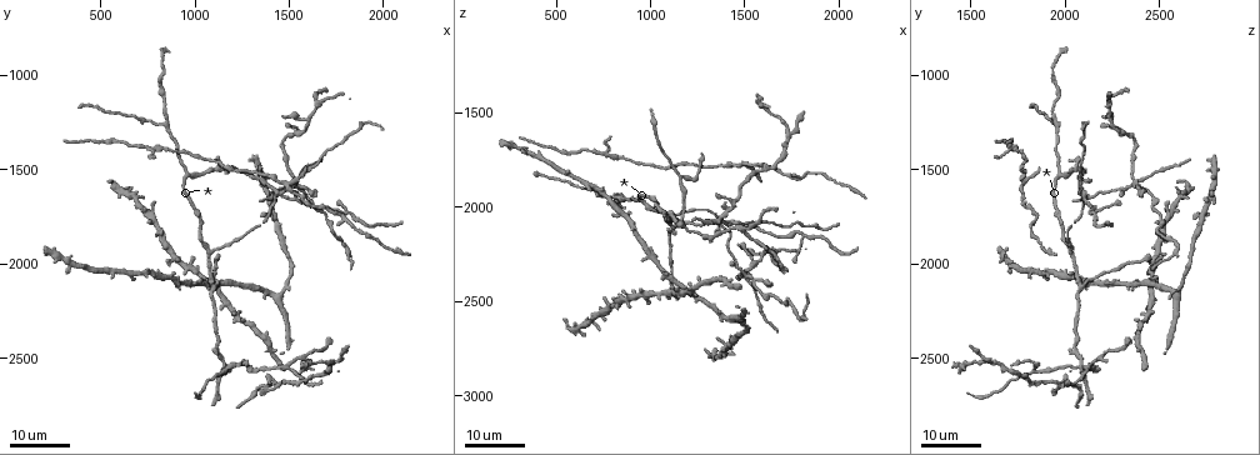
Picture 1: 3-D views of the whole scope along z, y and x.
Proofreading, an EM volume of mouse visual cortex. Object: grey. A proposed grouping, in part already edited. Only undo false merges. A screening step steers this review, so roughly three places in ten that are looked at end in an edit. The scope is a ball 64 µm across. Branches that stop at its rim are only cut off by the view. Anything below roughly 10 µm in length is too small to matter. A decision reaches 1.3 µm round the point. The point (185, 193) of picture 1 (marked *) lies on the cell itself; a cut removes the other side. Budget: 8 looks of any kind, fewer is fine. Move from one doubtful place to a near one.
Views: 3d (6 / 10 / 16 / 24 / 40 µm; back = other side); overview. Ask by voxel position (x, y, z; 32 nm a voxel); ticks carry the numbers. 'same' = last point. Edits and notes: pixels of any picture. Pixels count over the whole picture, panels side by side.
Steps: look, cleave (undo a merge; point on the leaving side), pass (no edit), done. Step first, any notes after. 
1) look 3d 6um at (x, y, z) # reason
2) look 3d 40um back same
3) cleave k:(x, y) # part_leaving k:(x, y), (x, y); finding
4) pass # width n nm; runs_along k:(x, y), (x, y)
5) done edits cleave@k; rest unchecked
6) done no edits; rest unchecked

look 3d 24um at (970, 1520, 1980) # a fork

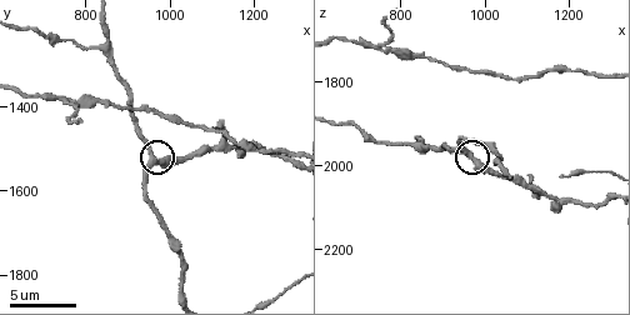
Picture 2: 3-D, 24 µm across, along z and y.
look 3d 10um at (980, 1535, 1985) # closer look

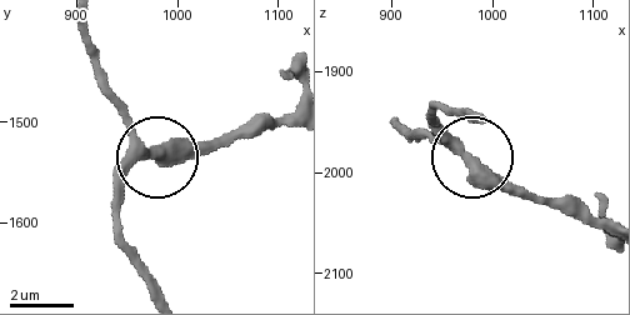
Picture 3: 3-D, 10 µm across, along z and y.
pass # width 350 nm; runs_along 3:(126, 243), (120, 188), (129, 173), (153, 156), (215, 150); continuous, no second cell

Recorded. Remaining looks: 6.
look 3d 10um at (840, 1260, 1950)

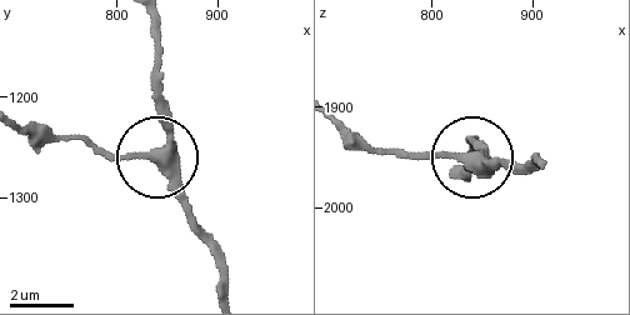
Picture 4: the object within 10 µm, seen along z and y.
pass # width 370 nm; runs_along 4:(230, 288), (224, 256), (160, 159), (165, 73); continuous, no second cell

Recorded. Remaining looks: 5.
look 3d 10um at (785, 1385, 1730) # sudden change in width

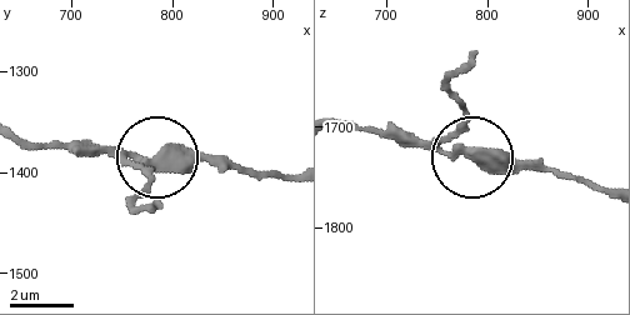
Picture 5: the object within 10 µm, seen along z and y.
look 3d 6um at (788, 1390, 1730)

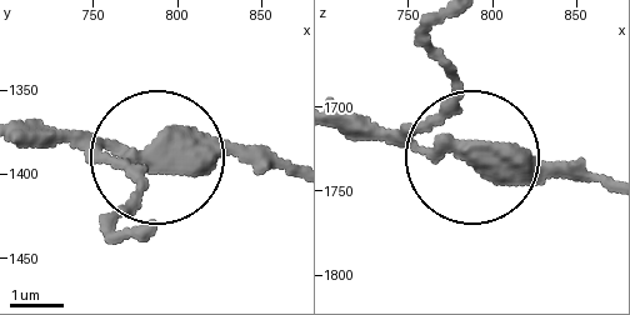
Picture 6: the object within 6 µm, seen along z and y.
pass # one cell here

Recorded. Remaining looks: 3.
look 3d 16um at (1160, 2540, 2080) # four arms meet

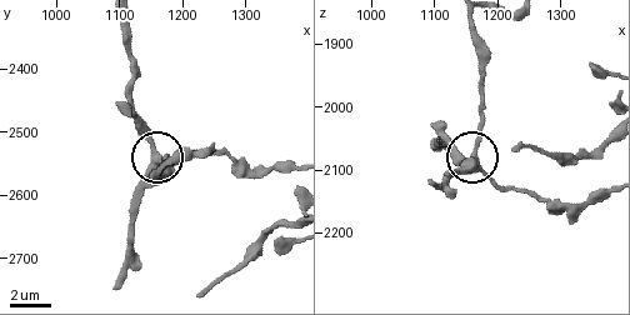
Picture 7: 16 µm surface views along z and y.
look 3d 10um same

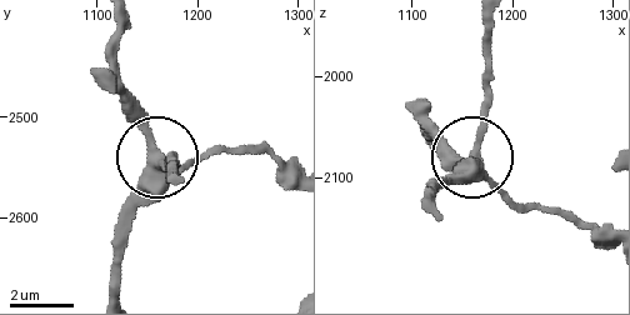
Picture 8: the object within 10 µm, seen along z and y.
pass # width 370 nm; all the same cell

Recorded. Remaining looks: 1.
done no edits; rest unchecked

